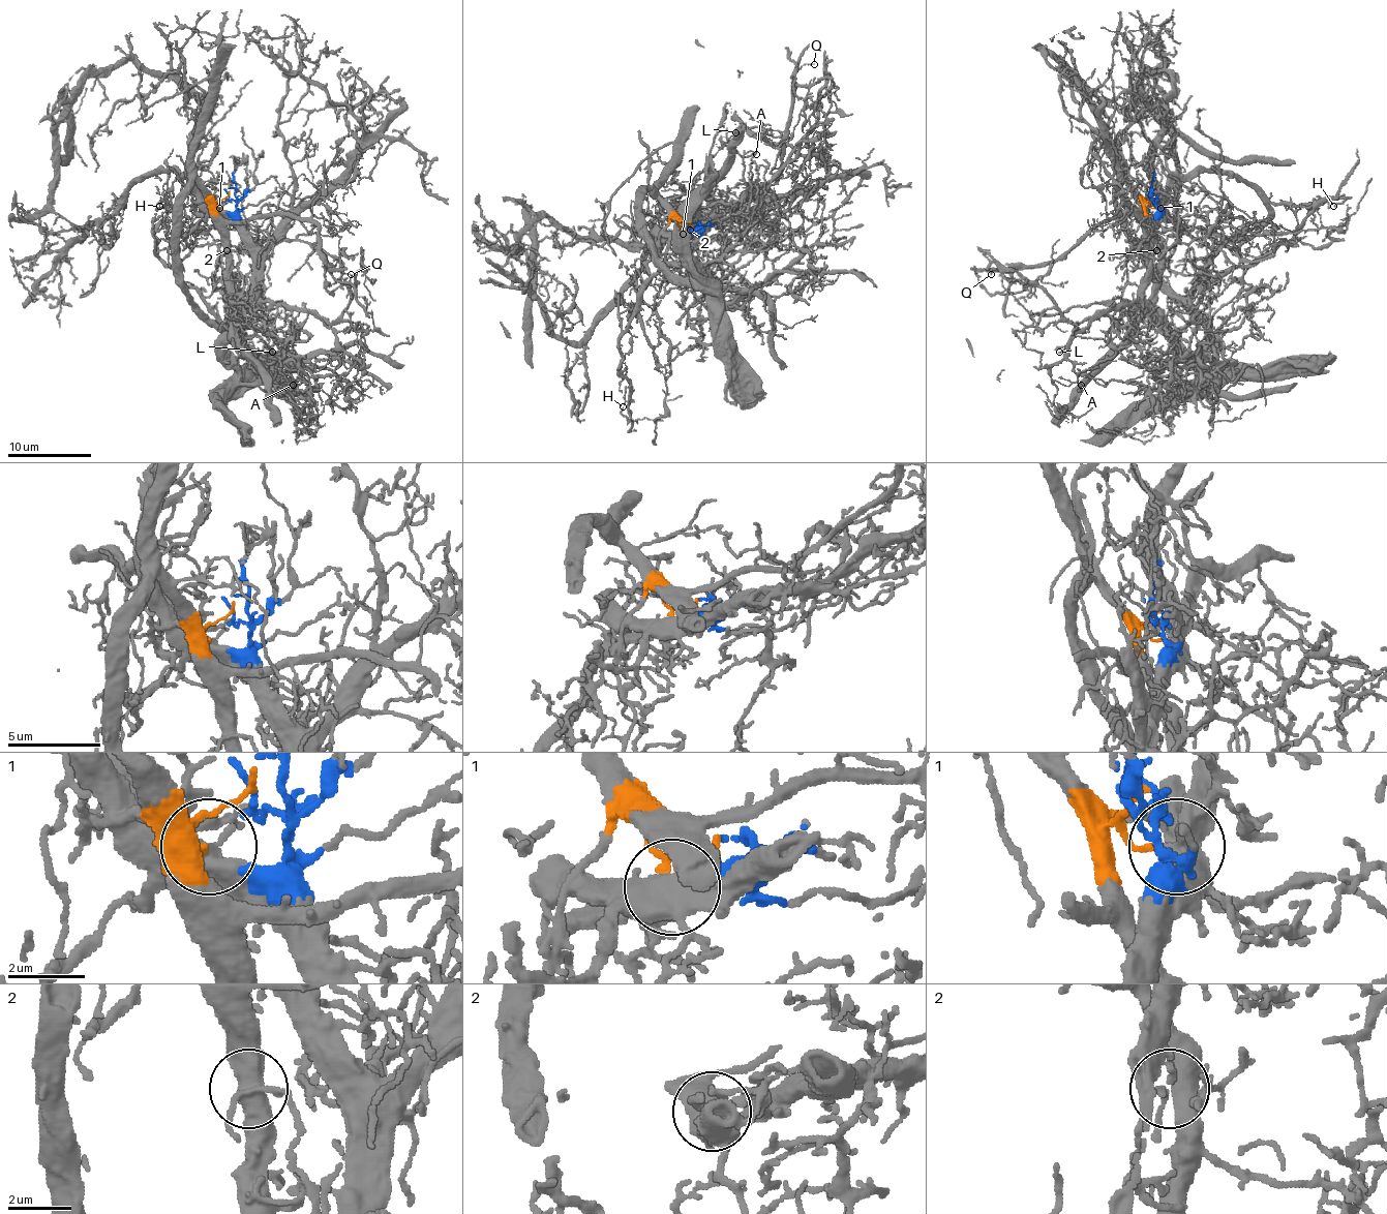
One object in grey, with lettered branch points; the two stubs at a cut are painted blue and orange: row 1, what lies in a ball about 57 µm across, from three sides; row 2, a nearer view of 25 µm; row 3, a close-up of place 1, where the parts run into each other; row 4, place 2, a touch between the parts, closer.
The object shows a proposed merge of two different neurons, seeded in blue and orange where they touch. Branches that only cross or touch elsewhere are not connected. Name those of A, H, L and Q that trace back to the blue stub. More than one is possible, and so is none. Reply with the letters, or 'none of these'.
A, H

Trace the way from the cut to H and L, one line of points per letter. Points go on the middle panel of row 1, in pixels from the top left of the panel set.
H: (692, 228), (665, 238), (636, 275), (642, 300), (627, 316), (627, 413), (623, 406)
L: (692, 228), (680, 219), (690, 232), (692, 203), (704, 190), (709, 161), (735, 131)

